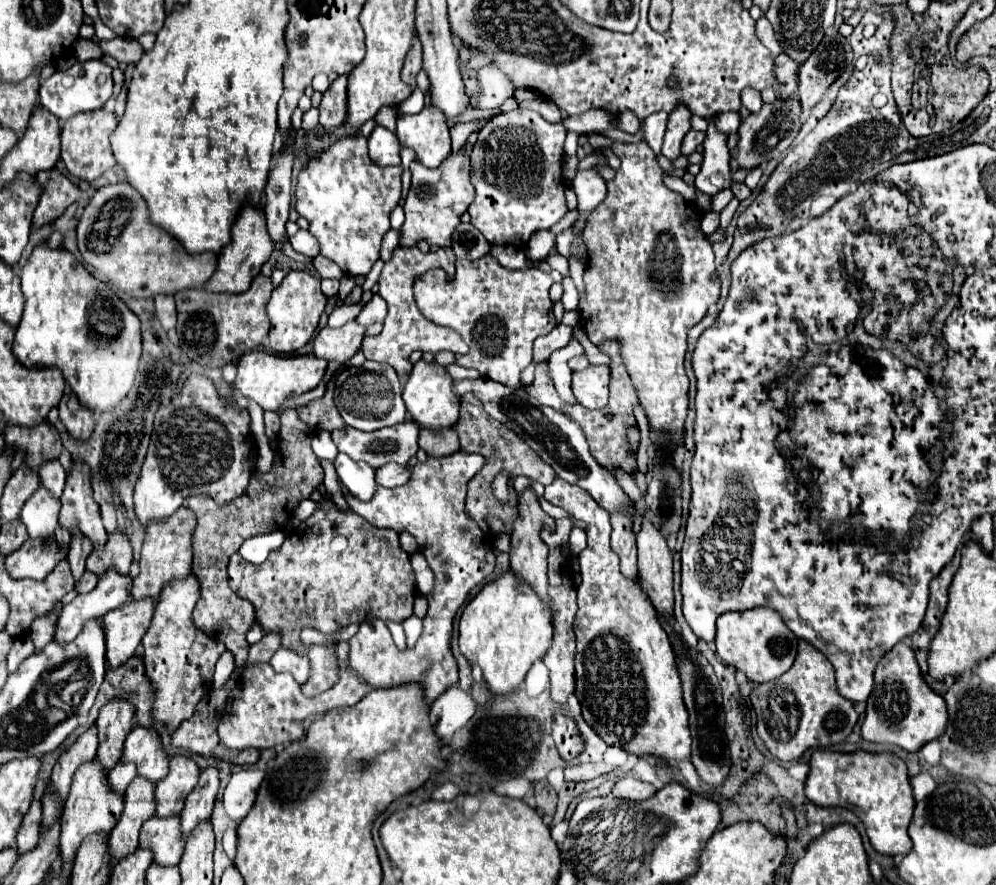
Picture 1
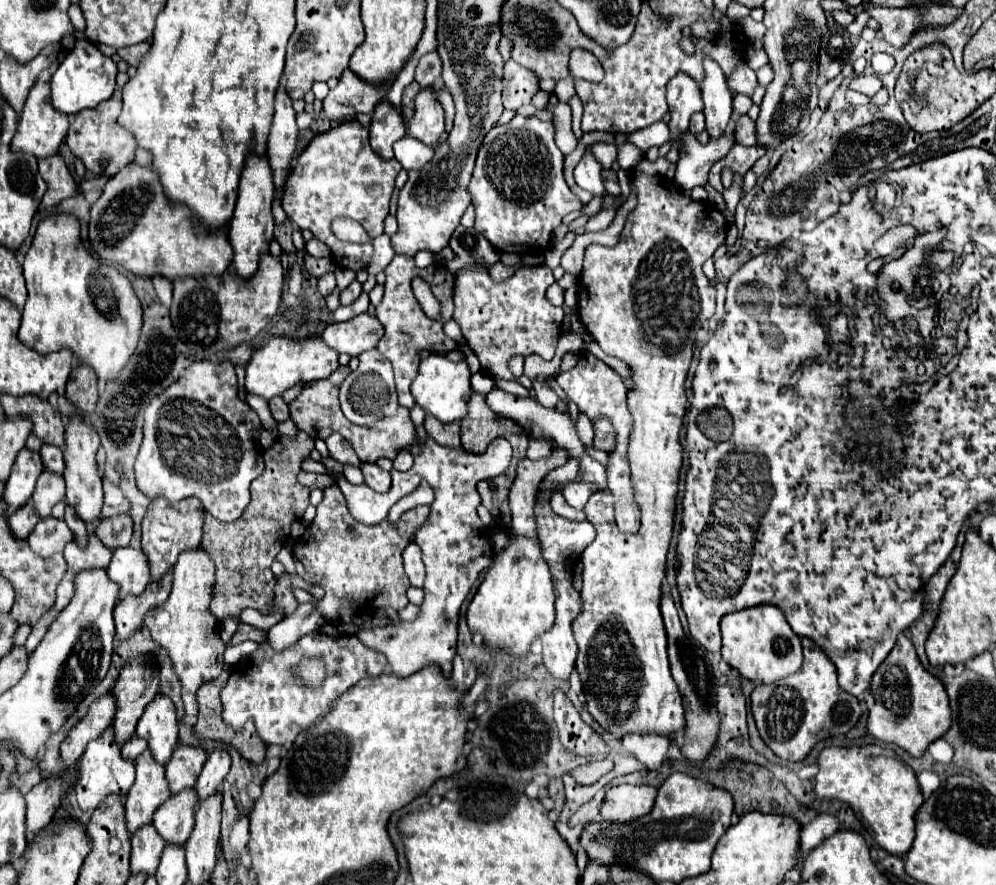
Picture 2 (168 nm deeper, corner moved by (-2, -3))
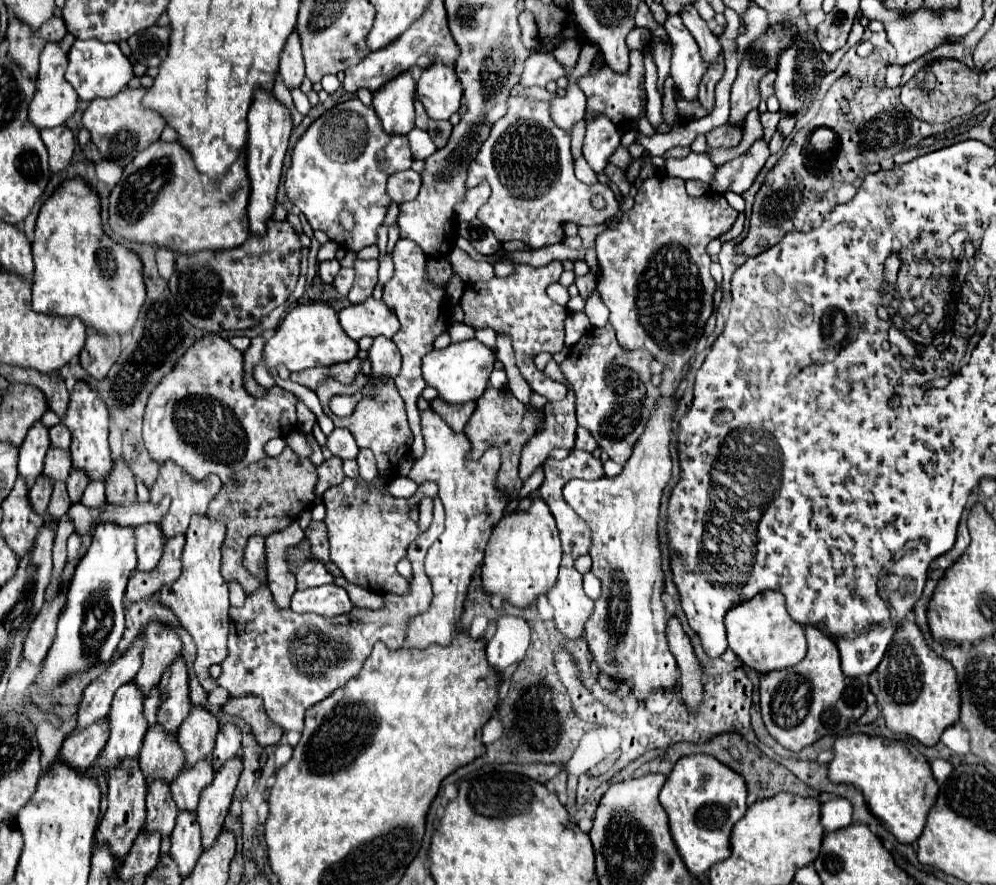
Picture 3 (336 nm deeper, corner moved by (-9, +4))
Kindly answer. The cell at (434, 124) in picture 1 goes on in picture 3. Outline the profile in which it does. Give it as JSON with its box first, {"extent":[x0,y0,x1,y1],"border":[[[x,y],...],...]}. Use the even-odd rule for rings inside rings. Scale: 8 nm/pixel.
{"extent":[416,62,460,120],"border":[[[434,62],[422,72],[416,92],[432,120],[448,120],[460,108],[460,82],[456,82],[452,66],[442,62]]]}

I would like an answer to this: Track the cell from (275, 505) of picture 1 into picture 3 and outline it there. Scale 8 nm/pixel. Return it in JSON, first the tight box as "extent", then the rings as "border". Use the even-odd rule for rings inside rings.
{"extent":[208,446,316,594],"border":[[[290,446],[276,458],[264,458],[264,462],[256,462],[256,466],[248,466],[240,480],[240,490],[236,494],[228,494],[220,490],[216,498],[208,506],[208,518],[226,524],[226,538],[222,544],[222,576],[226,582],[238,582],[246,594],[256,592],[264,586],[264,582],[254,576],[242,564],[244,548],[250,536],[270,536],[272,532],[286,530],[302,510],[308,510],[314,502],[316,486],[316,466],[308,458],[300,458],[292,452]]]}

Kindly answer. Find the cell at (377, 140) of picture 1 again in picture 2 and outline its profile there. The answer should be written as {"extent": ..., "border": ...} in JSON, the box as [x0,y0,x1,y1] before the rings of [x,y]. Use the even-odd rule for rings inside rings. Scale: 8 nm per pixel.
{"extent":[369,101,407,159],"border":[[[381,101],[373,111],[373,119],[369,125],[371,147],[383,159],[393,157],[393,143],[407,135],[401,111],[393,107],[389,101]]]}

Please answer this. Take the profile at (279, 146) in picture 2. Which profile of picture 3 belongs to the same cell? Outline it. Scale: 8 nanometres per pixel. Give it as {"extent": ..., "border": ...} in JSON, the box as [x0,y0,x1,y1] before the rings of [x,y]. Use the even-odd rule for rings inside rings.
{"extent":[280,32,304,90],"border":[[[296,32],[288,38],[284,46],[284,54],[280,56],[280,76],[288,90],[300,88],[304,80],[304,60],[300,54],[300,40]]]}

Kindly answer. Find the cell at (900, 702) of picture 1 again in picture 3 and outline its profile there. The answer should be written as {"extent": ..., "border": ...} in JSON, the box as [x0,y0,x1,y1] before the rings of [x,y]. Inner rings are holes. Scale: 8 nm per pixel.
{"extent":[868,620,960,746],"border":[[[902,620],[898,624],[888,650],[880,666],[870,674],[868,684],[882,708],[886,726],[892,732],[916,738],[924,746],[934,746],[942,732],[958,722],[960,694],[956,670],[926,646],[920,628],[912,620]]]}

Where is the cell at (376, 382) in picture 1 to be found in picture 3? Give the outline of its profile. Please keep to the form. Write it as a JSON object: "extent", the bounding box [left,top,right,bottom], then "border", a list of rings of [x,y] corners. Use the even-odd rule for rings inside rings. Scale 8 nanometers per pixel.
{"extent":[360,336,400,398],"border":[[[378,336],[374,338],[374,344],[368,352],[372,370],[366,376],[366,386],[360,390],[362,398],[376,398],[376,388],[382,382],[394,380],[400,372],[400,352],[396,350],[396,344],[392,344],[388,338]]]}

